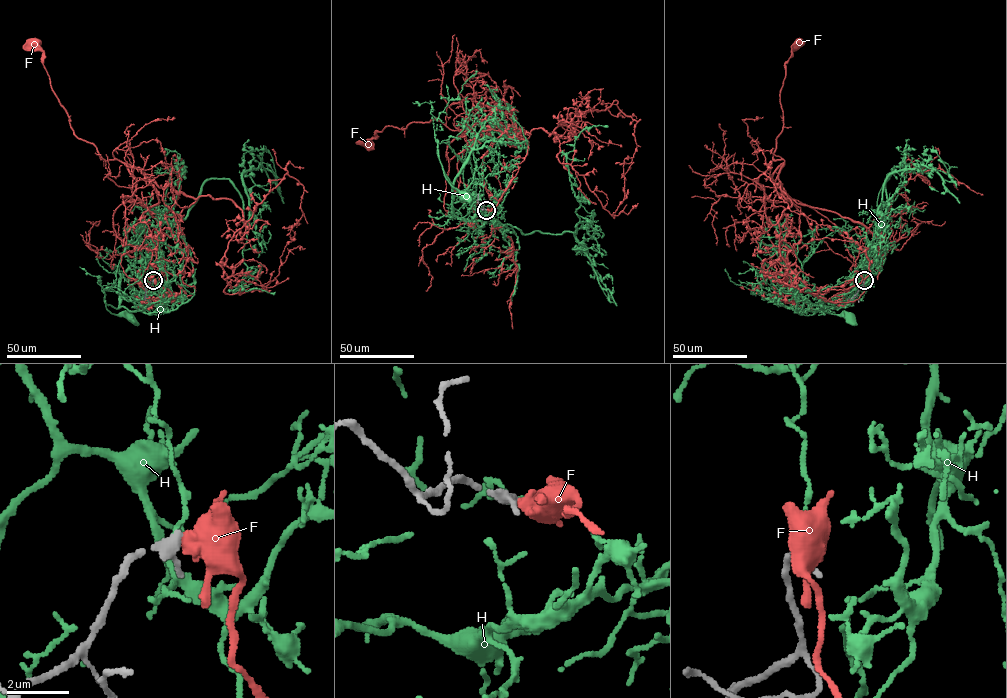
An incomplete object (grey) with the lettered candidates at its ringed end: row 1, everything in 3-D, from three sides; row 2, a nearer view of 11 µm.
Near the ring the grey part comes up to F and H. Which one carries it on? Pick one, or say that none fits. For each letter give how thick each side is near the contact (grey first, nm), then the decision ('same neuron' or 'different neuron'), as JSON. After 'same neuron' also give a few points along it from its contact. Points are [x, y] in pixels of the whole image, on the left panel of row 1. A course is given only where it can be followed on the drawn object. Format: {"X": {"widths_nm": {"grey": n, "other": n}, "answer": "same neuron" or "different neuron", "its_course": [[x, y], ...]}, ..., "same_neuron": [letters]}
{"F": {"widths_nm": {"grey": 280, "other": 700}, "answer": "different neuron"}, "H": {"widths_nm": {"grey": 280, "other": 120}, "answer": "different neuron"}, "same_neuron": []}

